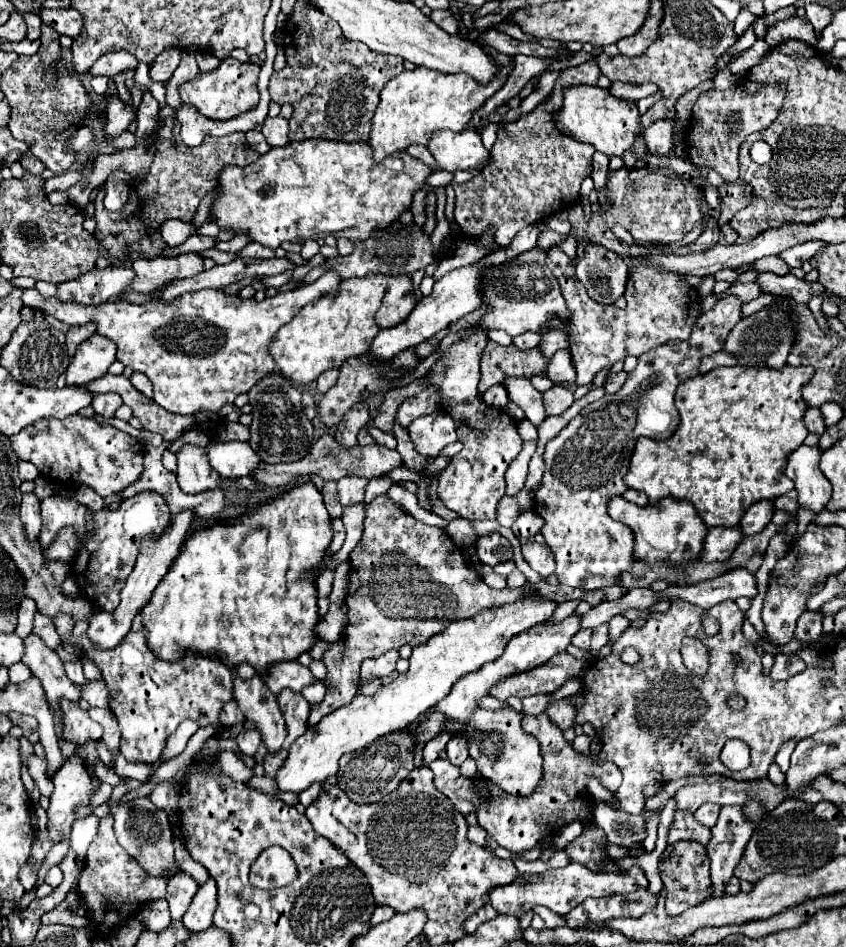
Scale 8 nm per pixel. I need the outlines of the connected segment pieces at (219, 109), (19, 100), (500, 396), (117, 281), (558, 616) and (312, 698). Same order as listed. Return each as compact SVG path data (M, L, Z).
M223 59L217 69L211 69L207 73L197 73L195 79L183 83L179 87L181 101L185 105L195 107L201 115L217 121L225 121L231 117L237 117L241 113L251 111L257 101L259 101L259 91L257 91L257 75L259 75L259 65L257 63L241 63L237 59Z
M19 55L17 61L3 73L1 79L1 91L5 93L5 99L11 107L11 119L7 127L11 129L13 137L19 141L25 141L29 145L29 151L39 157L49 171L55 175L61 175L73 167L77 161L77 155L67 149L73 133L77 133L79 127L85 125L87 113L91 109L91 97L87 89L83 87L77 73L67 69L65 59L57 59L53 63L55 81L45 83L43 73L49 71L45 63L41 61L41 55Z
M493 385L485 391L483 395L483 401L495 409L505 409L505 405L509 403L509 395L505 393L505 387L503 385Z
M109 267L109 269L91 269L89 273L61 283L57 297L61 301L73 301L83 305L99 305L105 303L109 297L123 293L131 285L135 271L123 267Z
M567 601L567 603L559 603L553 617L549 621L545 621L545 625L553 625L553 623L561 623L563 619L567 619L569 615L573 615L573 611L577 609L579 601Z
M315 681L313 685L309 685L309 687L305 687L303 691L301 691L301 695L313 705L313 703L317 703L317 701L321 701L321 697L325 697L325 685L321 683L321 681Z

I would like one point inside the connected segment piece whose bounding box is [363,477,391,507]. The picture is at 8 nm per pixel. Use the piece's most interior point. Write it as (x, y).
(376, 487)

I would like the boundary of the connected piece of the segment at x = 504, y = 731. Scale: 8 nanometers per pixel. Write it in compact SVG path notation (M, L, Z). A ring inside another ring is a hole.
M475 709L467 723L445 721L443 713L433 713L429 719L421 721L419 731L413 733L411 737L415 743L427 743L443 729L447 729L451 733L459 733L459 731L467 733L469 735L469 755L477 761L477 771L487 781L493 781L493 785L501 787L503 791L519 795L519 797L527 797L541 783L543 757L541 757L541 747L537 745L537 739L521 729L521 719L523 719L523 715L513 709L503 709L503 711Z

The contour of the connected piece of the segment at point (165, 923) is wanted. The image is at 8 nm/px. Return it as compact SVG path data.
M153 901L147 903L141 911L141 921L147 925L147 929L151 931L161 931L167 929L171 925L171 917L169 917L169 909L167 909L167 901Z

